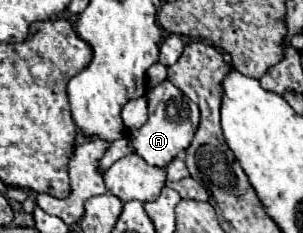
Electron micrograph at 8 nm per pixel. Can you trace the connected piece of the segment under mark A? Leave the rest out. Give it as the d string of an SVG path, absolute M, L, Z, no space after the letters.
M168 80L150 88L146 94L146 100L148 100L148 122L142 128L138 128L138 132L130 134L134 152L142 156L146 164L164 168L170 160L174 160L178 154L182 154L188 148L200 122L200 110L186 94L182 94Z

